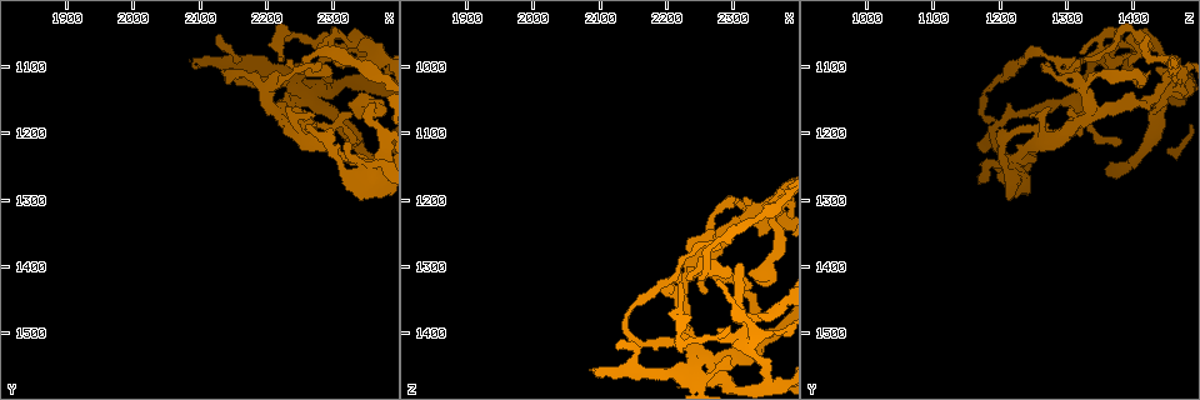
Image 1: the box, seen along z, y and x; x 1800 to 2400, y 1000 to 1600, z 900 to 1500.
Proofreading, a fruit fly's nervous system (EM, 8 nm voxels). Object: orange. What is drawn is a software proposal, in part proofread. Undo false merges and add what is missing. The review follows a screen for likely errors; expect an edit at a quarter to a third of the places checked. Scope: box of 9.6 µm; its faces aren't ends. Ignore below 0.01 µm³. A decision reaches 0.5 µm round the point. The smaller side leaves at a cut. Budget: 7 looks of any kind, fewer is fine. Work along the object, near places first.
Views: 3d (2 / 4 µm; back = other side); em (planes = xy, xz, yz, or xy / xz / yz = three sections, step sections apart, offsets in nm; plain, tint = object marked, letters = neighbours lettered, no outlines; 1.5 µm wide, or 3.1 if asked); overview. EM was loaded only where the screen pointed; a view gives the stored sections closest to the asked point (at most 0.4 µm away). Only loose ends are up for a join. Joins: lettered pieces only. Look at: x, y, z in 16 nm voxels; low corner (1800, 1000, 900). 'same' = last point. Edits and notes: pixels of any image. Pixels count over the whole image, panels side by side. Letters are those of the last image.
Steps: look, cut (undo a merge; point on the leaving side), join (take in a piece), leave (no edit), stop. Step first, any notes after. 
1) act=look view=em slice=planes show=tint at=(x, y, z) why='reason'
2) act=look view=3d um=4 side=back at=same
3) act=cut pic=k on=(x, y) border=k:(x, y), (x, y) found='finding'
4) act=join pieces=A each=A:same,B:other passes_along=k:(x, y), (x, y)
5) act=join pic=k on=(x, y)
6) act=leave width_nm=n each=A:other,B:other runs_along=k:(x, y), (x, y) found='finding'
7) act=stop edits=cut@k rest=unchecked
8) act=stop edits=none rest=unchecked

act=look view=3d um=4 at=(2090, 1095, 1455) why='branch stops here'

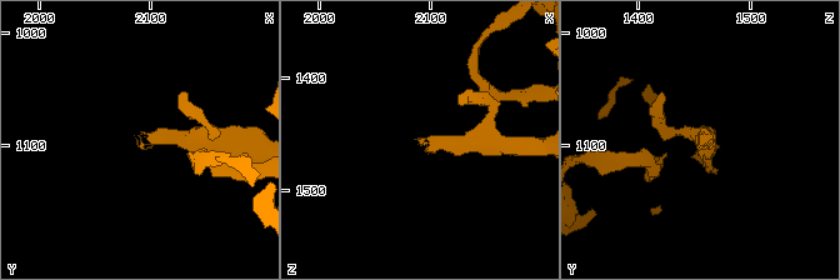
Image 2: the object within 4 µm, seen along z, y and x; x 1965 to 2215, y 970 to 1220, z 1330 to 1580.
act=look view=em slice=planes show=tint at=(2088, 1102, 1454)

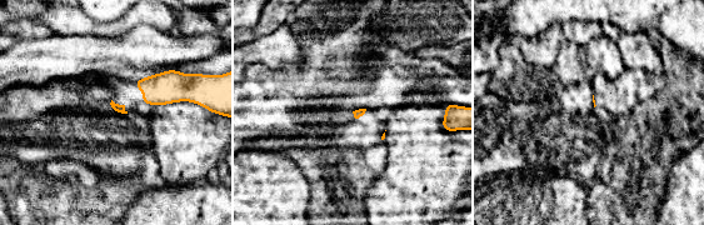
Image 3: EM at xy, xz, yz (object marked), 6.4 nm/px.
act=look view=em slice=planes show=letters at=same why='see the neighbours'

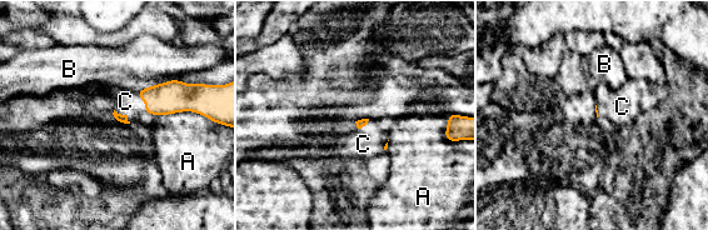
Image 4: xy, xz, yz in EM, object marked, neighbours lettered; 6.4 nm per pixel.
act=join pieces=C each=A:other,B:other,C:same passes_along=4:(173, 96), (145, 103), (125, 101) found='it goes on there'

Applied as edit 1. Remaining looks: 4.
act=look view=em slice=xz step=8 show=tint at=(2230, 1090, 1315) why='tapers out'

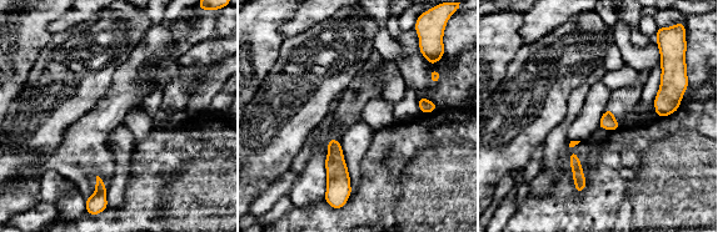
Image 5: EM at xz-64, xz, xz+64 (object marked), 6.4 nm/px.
act=look view=em slice=planes show=letters at=same

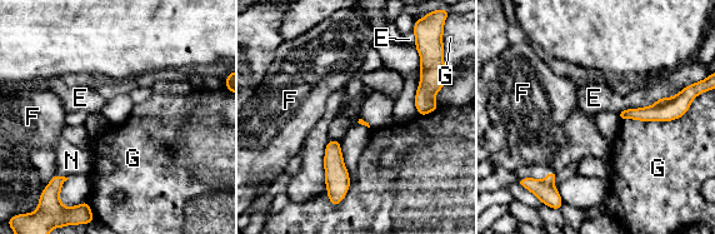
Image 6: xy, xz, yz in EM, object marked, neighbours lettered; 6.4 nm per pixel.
act=leave each=E:other,F:other,G:other,N:other border=6:(643, 106), (618, 111) found='none of them fits'

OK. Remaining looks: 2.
act=stop edits=join@4 rest=unchecked

